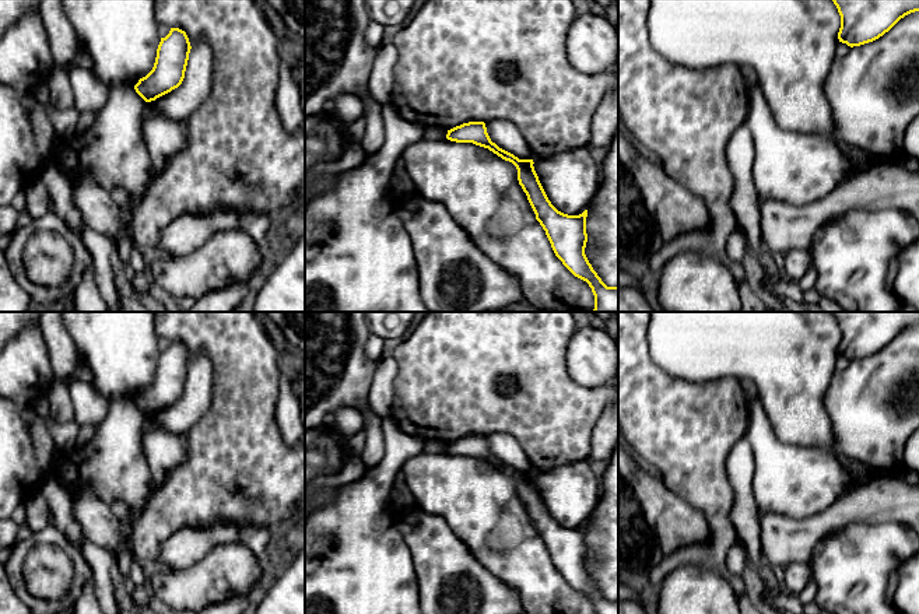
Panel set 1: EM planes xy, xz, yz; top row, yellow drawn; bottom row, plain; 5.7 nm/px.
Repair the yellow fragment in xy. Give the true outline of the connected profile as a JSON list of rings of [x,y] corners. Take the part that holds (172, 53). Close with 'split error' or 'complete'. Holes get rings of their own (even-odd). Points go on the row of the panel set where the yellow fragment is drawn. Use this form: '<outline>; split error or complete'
[[[171,28],[169,34],[161,38],[152,70],[134,85],[136,92],[145,102],[151,102],[178,88],[185,78],[190,49],[192,46],[186,32],[179,28]]]; complete

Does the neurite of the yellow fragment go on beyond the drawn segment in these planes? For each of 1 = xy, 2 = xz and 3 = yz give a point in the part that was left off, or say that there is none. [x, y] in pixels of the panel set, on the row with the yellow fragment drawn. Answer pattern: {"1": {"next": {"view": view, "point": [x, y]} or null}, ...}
{"1": {"next": null}, "2": {"next": null}, "3": {"next": null}}

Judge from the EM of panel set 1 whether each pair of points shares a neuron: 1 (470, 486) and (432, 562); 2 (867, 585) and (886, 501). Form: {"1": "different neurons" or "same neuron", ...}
{"1": "different neurons", "2": "different neurons"}

